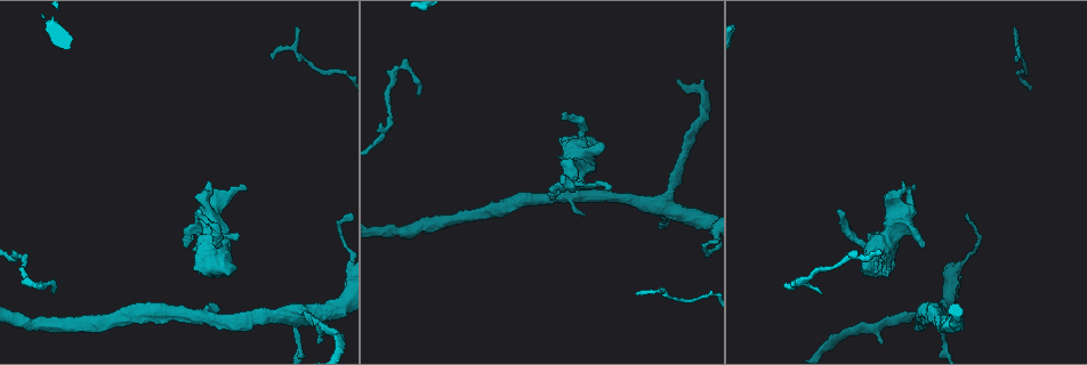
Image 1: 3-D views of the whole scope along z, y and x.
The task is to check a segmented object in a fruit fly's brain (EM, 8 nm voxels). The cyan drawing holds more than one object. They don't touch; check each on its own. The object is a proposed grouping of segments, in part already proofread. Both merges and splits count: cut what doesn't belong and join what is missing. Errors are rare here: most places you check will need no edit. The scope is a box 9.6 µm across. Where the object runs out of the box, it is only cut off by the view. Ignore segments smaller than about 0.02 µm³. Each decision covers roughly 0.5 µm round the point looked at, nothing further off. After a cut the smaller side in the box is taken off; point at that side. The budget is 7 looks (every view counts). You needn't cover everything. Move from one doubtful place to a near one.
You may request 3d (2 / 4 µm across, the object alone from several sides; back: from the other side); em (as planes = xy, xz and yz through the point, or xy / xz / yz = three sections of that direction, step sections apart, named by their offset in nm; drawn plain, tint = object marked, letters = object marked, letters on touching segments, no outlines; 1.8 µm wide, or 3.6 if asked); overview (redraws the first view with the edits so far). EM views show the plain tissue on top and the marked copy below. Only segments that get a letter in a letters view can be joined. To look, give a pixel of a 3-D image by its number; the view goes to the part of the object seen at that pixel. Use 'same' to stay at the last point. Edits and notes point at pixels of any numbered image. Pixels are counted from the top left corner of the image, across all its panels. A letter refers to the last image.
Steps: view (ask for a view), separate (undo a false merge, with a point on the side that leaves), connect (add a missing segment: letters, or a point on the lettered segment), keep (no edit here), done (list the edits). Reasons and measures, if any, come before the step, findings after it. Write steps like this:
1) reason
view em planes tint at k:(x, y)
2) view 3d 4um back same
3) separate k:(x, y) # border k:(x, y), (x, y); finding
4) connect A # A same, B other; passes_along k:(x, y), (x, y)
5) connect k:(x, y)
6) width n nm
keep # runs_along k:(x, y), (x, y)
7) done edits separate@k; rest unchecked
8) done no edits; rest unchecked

branch stops here
view 3d 4um at 1:(562, 113)

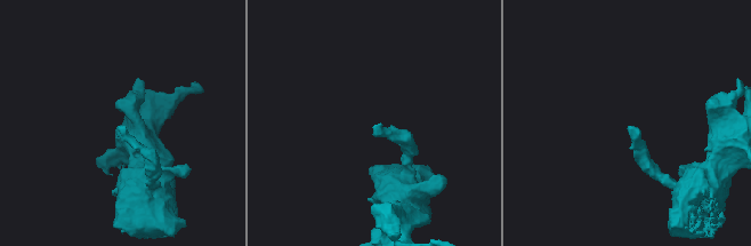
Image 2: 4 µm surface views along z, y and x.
view em planes letters at 2:(121, 126)

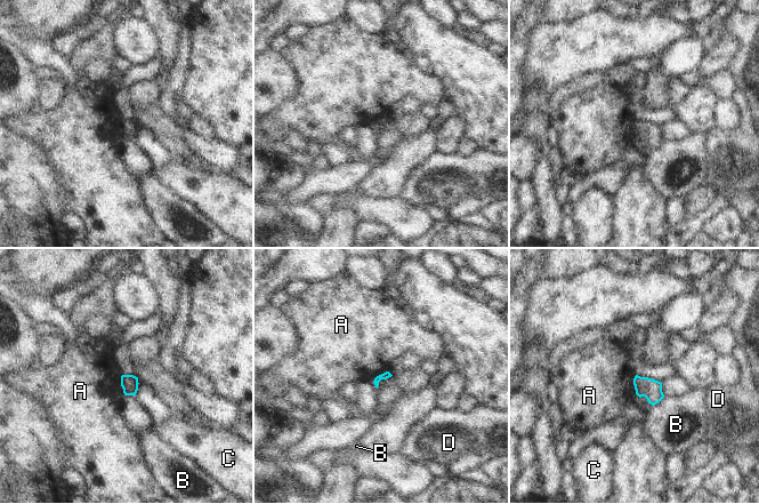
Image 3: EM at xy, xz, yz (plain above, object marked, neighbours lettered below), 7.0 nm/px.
keep # A other, B other, C other, D other; no lettered segment goes on from it

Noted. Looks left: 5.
an open end
view em planes letters at 1:(607, 189)

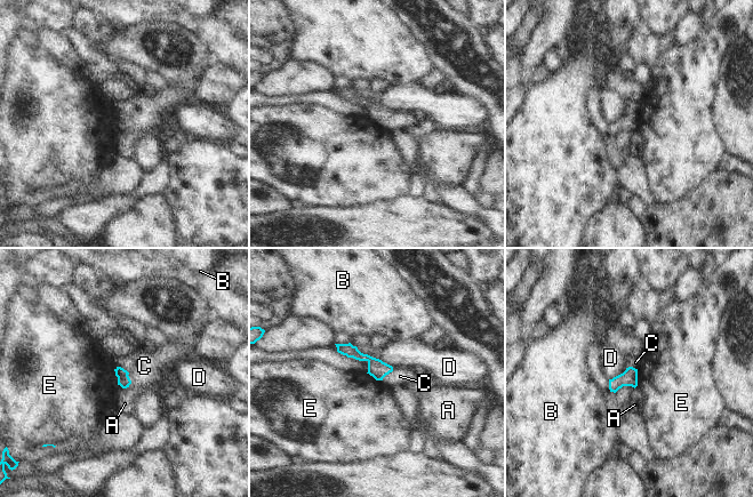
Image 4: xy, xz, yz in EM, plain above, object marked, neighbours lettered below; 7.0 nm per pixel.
connect C # A other, B other, C same, D other, E other; passes_along 4:(123, 381), (128, 374), (144, 366); it goes on there

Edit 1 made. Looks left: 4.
an open end
view em planes tint at 1:(552, 199)

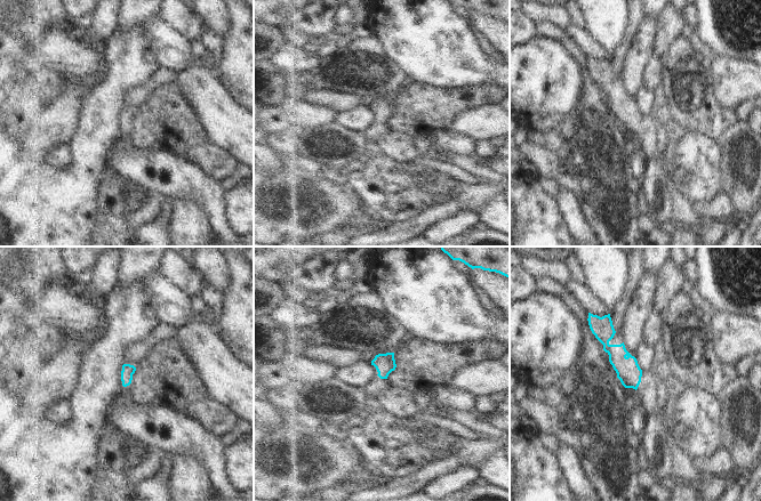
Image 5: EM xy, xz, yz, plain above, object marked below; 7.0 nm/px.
view em planes letters same

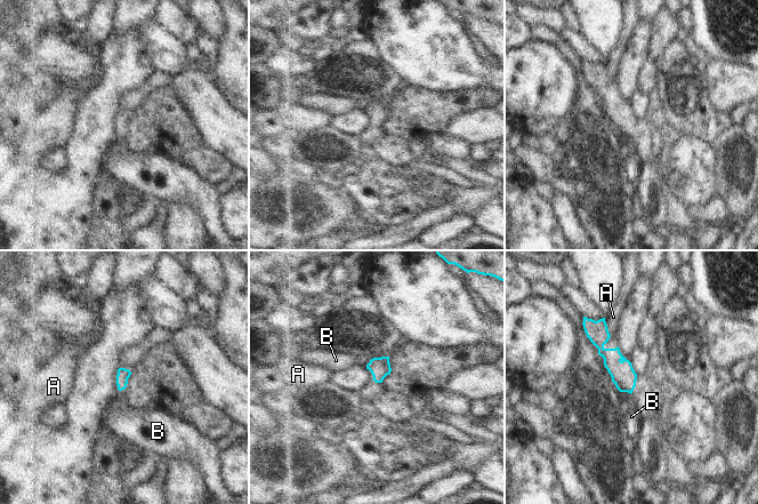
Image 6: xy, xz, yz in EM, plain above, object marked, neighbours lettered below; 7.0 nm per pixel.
longest_contact A 140 nm
keep # A other, B other; no lettered segment goes on from it

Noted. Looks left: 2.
done edits connect@4; rest unchecked

